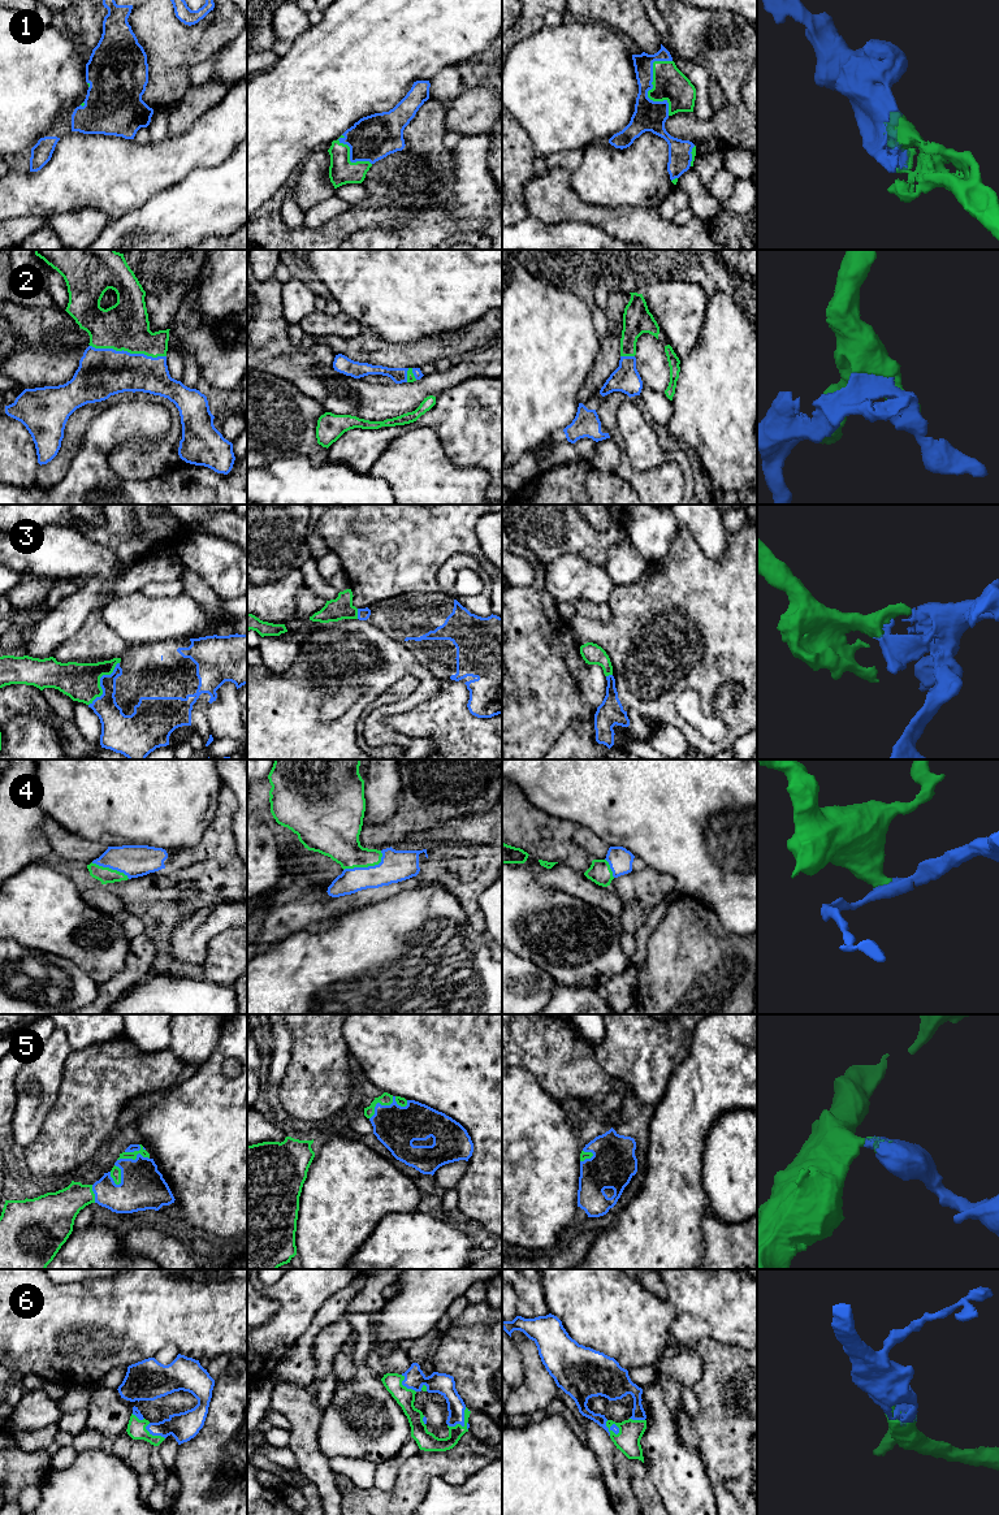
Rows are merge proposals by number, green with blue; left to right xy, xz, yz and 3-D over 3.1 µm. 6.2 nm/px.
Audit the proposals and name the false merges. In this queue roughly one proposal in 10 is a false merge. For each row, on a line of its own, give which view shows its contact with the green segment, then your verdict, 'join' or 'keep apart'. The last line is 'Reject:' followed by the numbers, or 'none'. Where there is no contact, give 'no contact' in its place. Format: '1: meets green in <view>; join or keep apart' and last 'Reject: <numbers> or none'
1: meets green in yz; join
2: meets green in xy; join
3: meets green in xy; join
4: meets green in xz; join
5: meets green in xy; join
6: meets green in xz; join
Reject: none

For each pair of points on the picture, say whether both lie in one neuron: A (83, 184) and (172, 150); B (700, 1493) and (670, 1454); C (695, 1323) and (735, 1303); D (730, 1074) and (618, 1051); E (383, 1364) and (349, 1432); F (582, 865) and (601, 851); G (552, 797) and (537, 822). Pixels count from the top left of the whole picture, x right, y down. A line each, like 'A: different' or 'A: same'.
A: same
B: same
C: same
D: different
E: different
F: different
G: different

